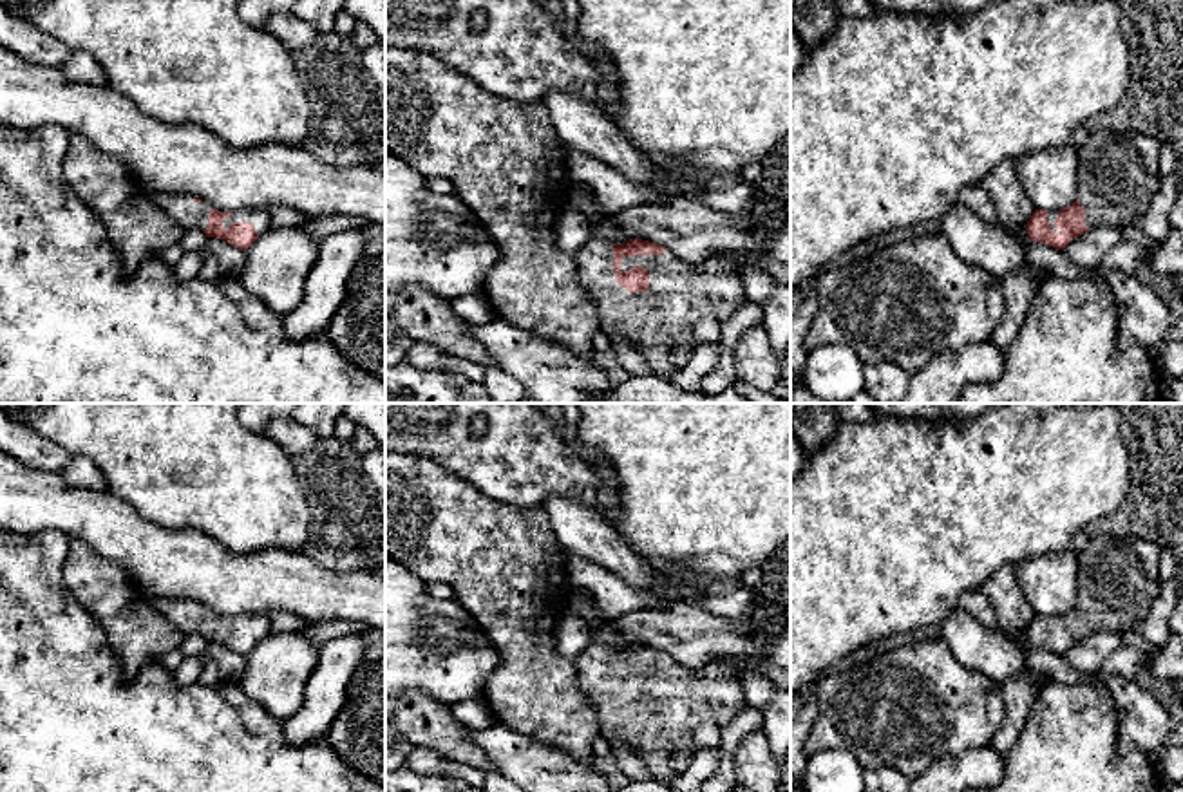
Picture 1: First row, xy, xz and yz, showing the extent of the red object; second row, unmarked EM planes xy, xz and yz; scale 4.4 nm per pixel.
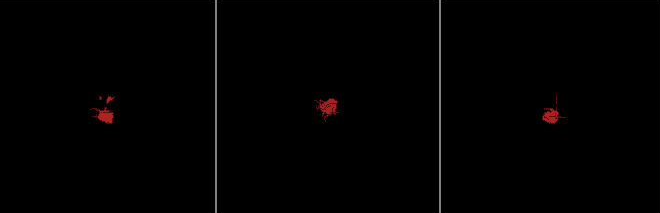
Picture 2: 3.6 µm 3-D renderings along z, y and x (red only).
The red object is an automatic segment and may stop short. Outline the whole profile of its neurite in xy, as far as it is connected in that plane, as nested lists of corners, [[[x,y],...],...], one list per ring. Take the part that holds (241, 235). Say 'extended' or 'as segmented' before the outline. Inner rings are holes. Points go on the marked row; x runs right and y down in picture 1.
extended; [[[143,184],[141,188],[181,228],[201,228],[206,237],[222,239],[244,251],[273,228],[266,210],[219,212],[188,193],[156,193]]]

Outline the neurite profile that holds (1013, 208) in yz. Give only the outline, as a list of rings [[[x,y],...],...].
[[[1015,159],[998,163],[986,174],[980,186],[989,193],[997,208],[1000,226],[1013,230],[1027,224],[1035,208],[1017,175]]]

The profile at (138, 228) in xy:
[[[69,132],[62,174],[71,192],[103,224],[128,271],[179,244],[185,228],[143,192],[125,165],[76,132]]]

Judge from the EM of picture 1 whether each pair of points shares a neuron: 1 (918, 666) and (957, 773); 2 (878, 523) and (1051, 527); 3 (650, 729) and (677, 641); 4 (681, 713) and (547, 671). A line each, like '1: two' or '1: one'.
1: two
2: one
3: two
4: two

